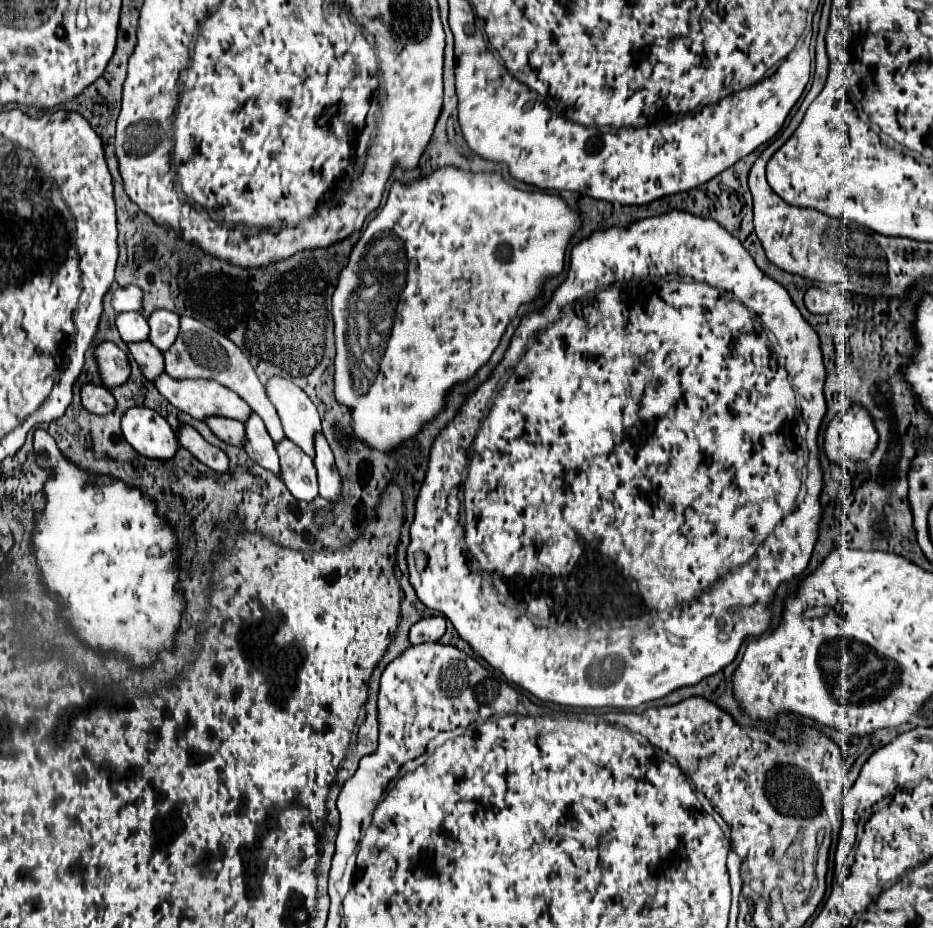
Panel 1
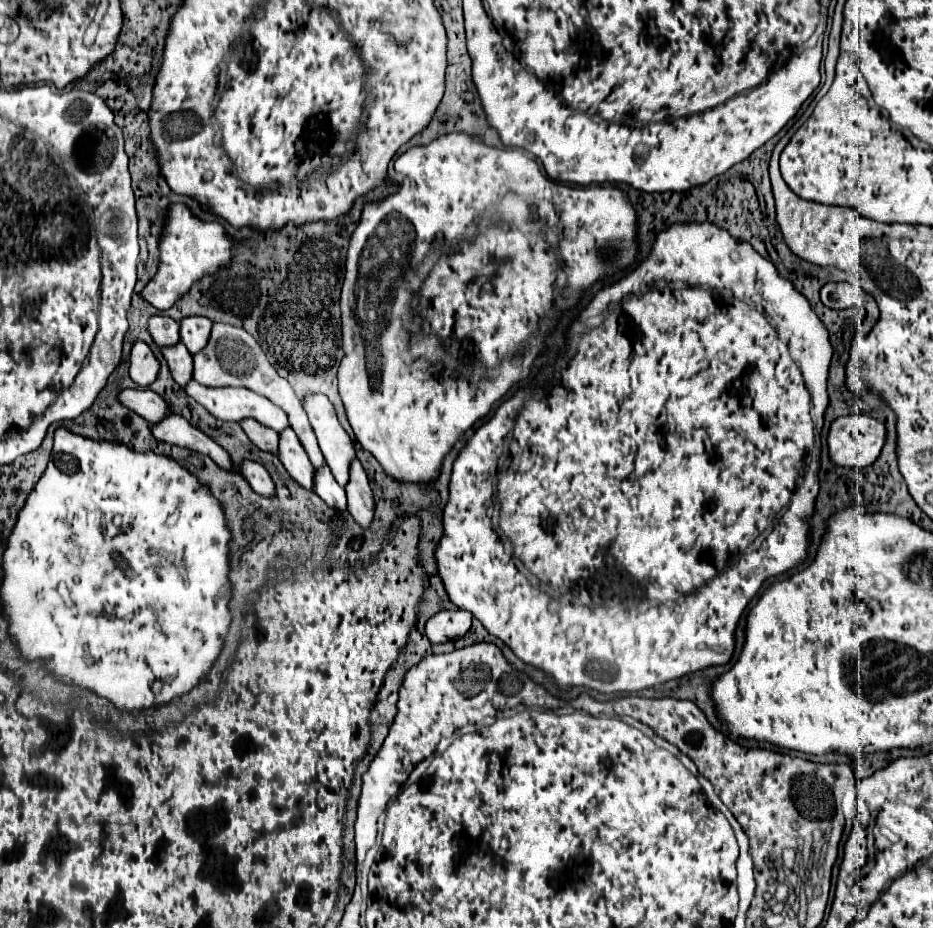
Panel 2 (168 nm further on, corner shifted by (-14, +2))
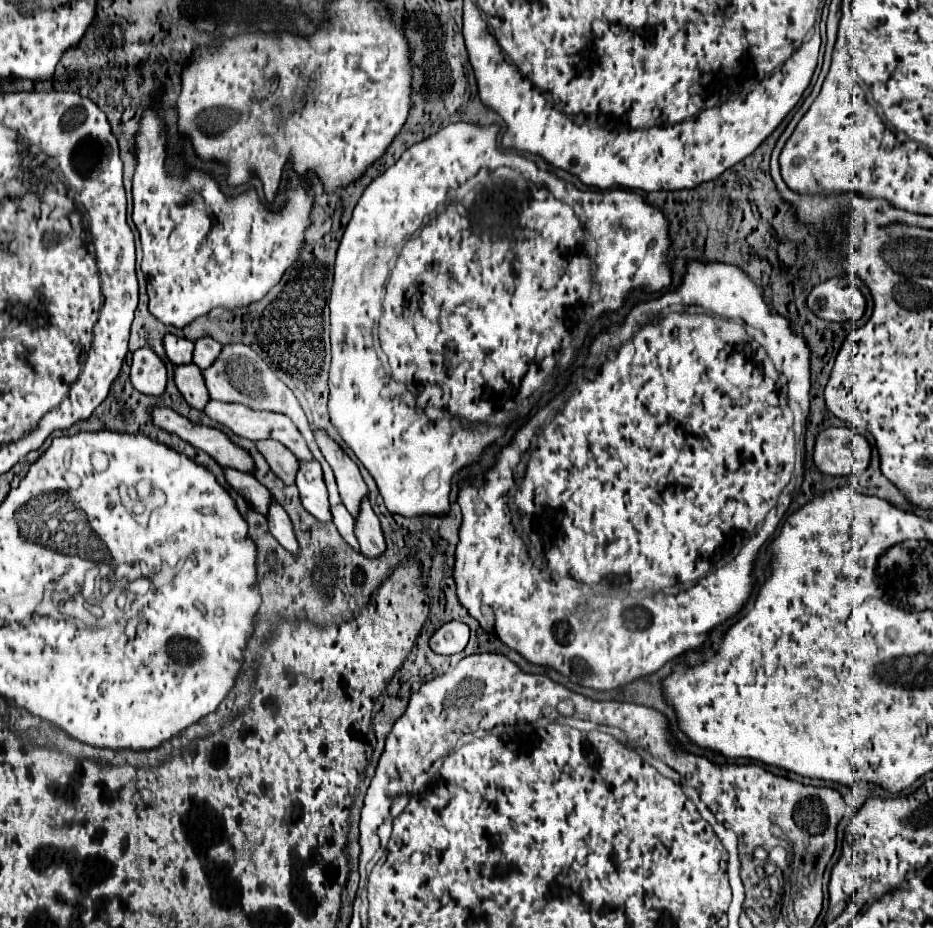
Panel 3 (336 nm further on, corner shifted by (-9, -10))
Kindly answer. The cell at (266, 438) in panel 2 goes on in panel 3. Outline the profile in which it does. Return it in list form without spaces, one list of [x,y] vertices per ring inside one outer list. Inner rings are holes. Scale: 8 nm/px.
[[[258,440],[256,448],[264,456],[264,460],[268,462],[270,470],[278,478],[282,478],[286,484],[294,484],[294,476],[296,476],[296,470],[298,470],[298,460],[292,452],[288,452],[286,446],[282,446],[276,440]]]

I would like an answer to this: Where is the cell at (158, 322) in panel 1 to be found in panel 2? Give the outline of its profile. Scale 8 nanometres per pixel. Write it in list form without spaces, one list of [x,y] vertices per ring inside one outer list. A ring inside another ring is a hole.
[[[189,316],[181,320],[181,342],[187,346],[191,354],[197,354],[207,346],[211,326],[213,322],[203,316]]]

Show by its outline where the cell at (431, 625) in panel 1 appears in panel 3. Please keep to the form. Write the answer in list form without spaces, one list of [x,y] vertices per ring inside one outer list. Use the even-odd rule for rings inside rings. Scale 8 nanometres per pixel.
[[[448,622],[440,626],[430,638],[430,648],[440,656],[452,656],[466,648],[470,630],[464,622]]]

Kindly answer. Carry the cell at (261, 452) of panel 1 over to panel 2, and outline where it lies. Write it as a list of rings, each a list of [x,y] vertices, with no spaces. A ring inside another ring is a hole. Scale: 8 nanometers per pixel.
[[[287,428],[287,432],[281,432],[279,440],[279,458],[291,478],[295,478],[305,490],[313,490],[313,480],[315,480],[315,466],[311,464],[303,444],[299,442],[297,434]]]

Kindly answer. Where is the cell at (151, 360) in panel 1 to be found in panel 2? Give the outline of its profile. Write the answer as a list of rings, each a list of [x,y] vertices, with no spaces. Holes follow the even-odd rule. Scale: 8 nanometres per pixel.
[[[177,344],[171,348],[163,348],[163,356],[169,364],[173,380],[181,388],[185,388],[189,384],[189,380],[193,378],[193,356],[191,356],[191,352],[183,344]]]

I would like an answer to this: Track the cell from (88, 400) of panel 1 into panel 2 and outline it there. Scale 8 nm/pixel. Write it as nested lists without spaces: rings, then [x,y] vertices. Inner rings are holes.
[[[135,388],[135,390],[123,390],[119,394],[119,400],[123,400],[123,404],[127,404],[127,408],[131,408],[133,412],[137,412],[139,416],[143,416],[145,420],[149,420],[151,424],[161,422],[165,416],[171,414],[169,404],[153,390],[149,388]]]

